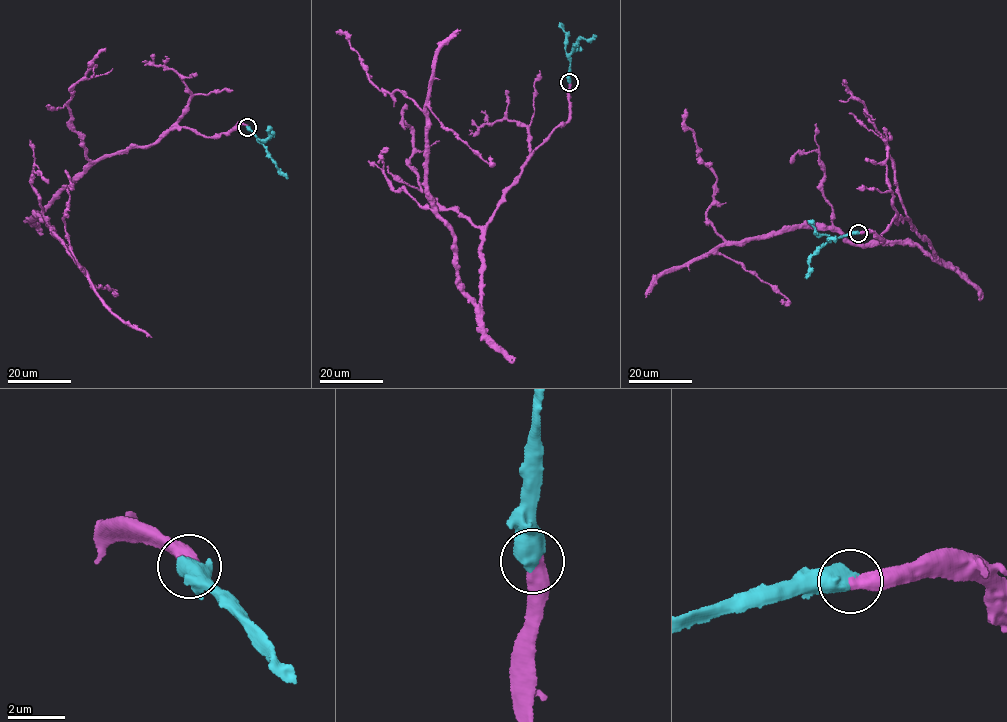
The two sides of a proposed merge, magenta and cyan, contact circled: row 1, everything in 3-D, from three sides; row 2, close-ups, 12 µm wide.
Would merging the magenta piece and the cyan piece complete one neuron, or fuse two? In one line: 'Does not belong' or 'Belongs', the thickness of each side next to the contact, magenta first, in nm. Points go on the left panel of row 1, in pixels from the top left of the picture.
Belongs. Thickness 480 nm (magenta) against 700 nm

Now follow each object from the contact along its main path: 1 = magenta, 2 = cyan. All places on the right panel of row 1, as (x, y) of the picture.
1: (858, 232), (882, 240), (907, 219), (935, 258), (828, 228), (729, 242), (707, 217), (716, 176), (686, 109)
2: (858, 232), (827, 240), (816, 248), (806, 278)

